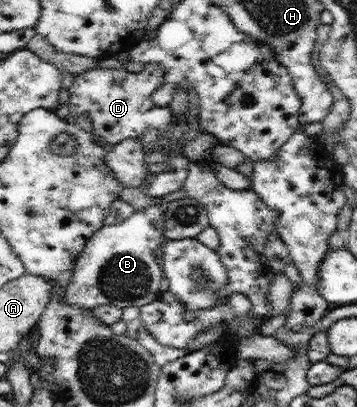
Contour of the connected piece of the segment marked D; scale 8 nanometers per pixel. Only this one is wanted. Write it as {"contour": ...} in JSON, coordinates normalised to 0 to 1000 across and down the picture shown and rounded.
{"contour":[[[406,155],[392,179],[364,179],[347,170],[286,170],[269,162],[227,179],[190,219],[193,278],[207,285],[244,283],[261,305],[258,324],[297,342],[305,354],[328,354],[361,339],[395,339],[406,319],[434,314],[462,334],[485,319],[490,295],[471,263],[440,263],[429,253],[429,226],[451,211],[459,177],[445,155]]]}

